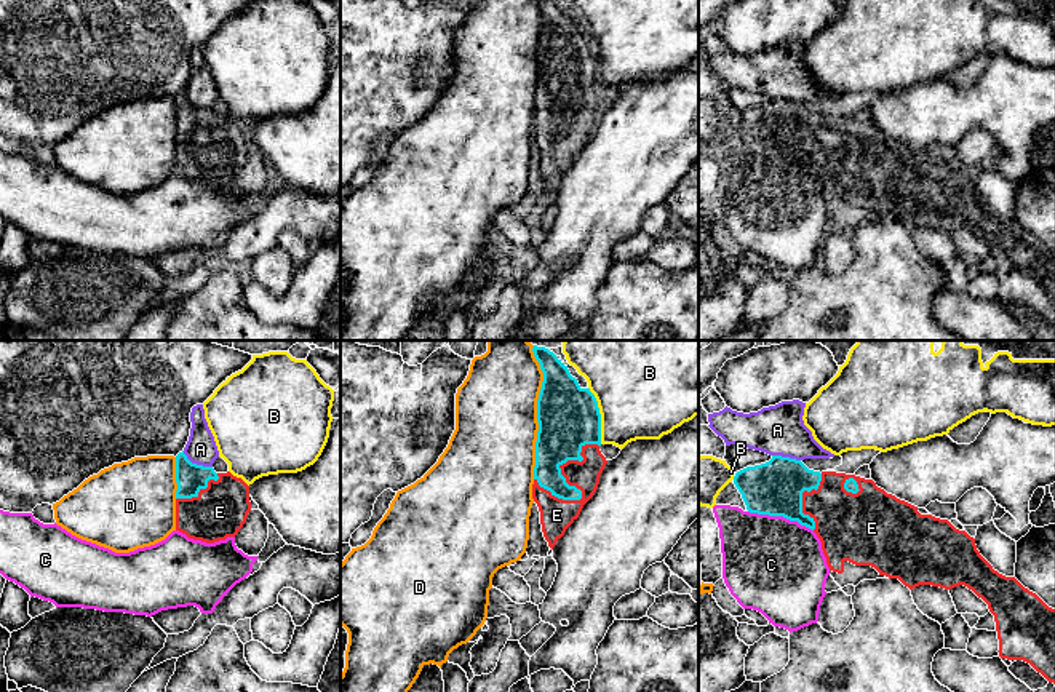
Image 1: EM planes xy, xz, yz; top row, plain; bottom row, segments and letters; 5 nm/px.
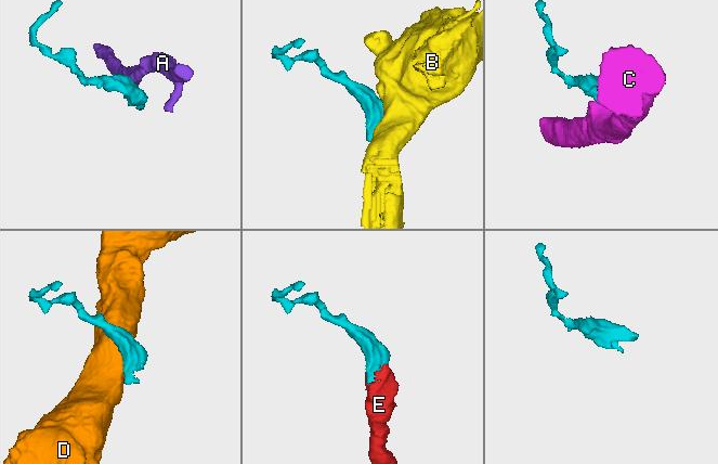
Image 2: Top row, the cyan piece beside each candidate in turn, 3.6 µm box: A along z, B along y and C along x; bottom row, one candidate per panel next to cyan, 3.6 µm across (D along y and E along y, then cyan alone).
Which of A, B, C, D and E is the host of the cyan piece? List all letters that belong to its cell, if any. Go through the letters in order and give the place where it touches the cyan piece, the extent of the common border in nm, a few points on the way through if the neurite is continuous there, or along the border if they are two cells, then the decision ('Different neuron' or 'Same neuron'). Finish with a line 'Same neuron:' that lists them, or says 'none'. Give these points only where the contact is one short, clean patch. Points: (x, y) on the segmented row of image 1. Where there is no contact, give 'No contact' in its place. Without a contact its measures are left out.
A: Touches cyan at xy (195, 464). Shared border 170 nm. Different neuron
B: Touches cyan at xz (600, 416). Shared border 300 nm. Boundary: xz (589, 387), (600, 414), (601, 443). Different neuron
C: Touches cyan at yz (780, 515). Shared border 340 nm. Boundary: yz (748, 510), (758, 515), (782, 515), (796, 520), (812, 531). Different neuron
D: Touches cyan at xz (537, 413). Shared border 650 nm. Different neuron
E: Touches cyan at xz (568, 485). Shared border 380 nm. Same neuron
Same neuron: E

